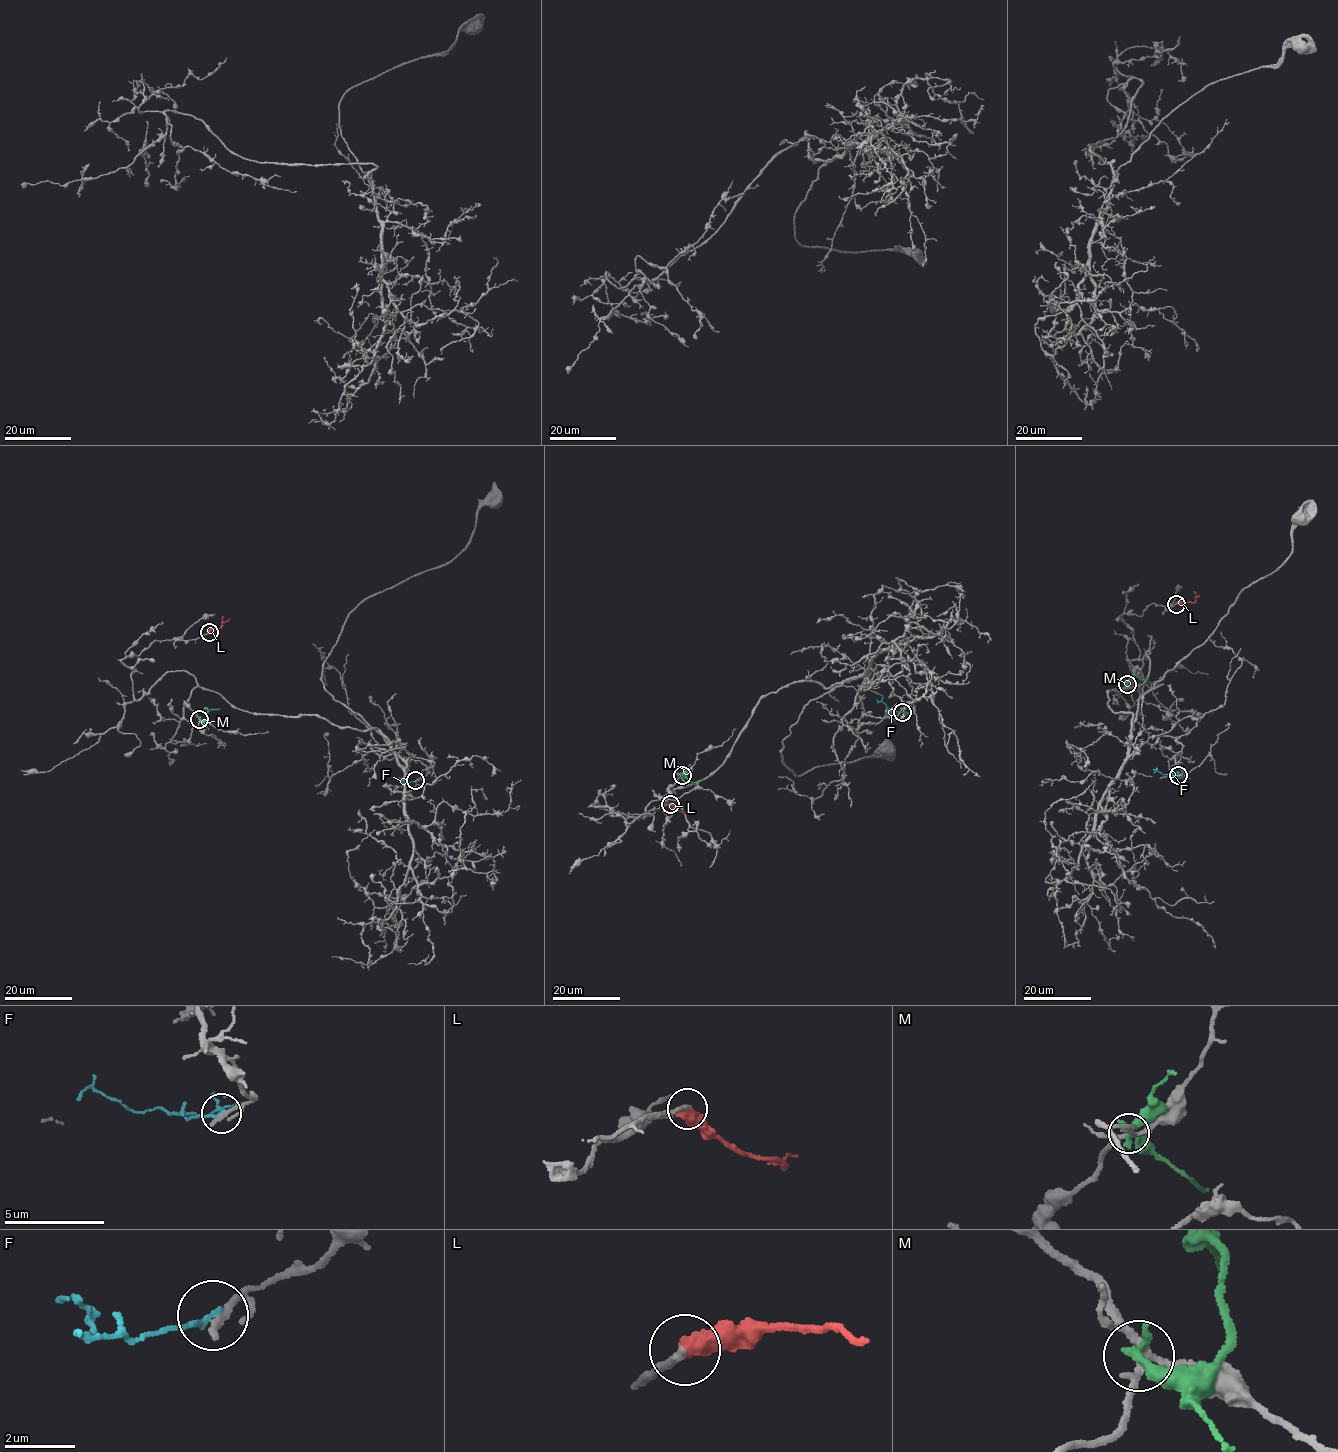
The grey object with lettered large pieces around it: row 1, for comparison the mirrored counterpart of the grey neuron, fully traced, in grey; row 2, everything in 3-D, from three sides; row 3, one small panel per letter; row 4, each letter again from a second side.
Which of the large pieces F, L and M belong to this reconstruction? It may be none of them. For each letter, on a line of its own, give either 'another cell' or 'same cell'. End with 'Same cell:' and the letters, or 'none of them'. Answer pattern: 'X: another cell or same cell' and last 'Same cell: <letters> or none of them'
F: another cell
L: same cell
M: another cell
Same cell: L

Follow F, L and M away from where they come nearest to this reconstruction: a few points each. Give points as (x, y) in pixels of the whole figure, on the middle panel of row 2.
F: (902, 712), (890, 711), (877, 699)
L: (670, 803), (680, 811), (691, 811)
M: (682, 775), (687, 771), (686, 778), (692, 783), (702, 780)

